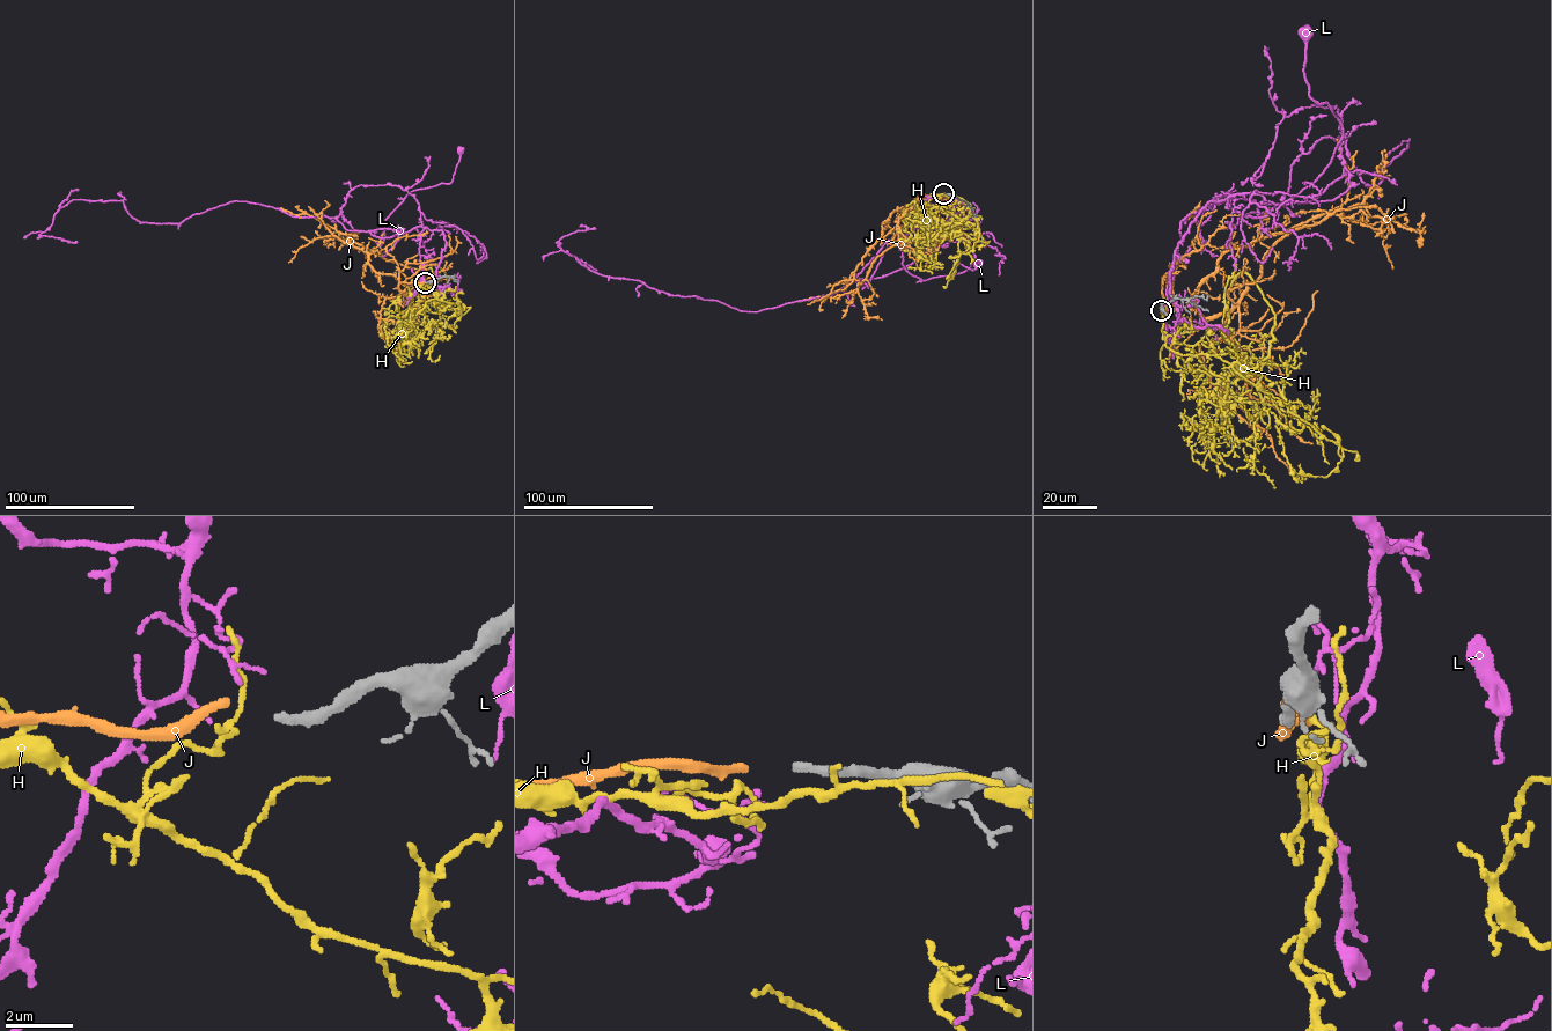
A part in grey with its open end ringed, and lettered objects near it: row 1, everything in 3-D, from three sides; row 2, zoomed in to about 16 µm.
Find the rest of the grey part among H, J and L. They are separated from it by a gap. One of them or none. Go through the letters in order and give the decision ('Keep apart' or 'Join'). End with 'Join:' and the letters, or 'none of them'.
H: Keep apart
J: Join
L: Keep apart
Join: J

